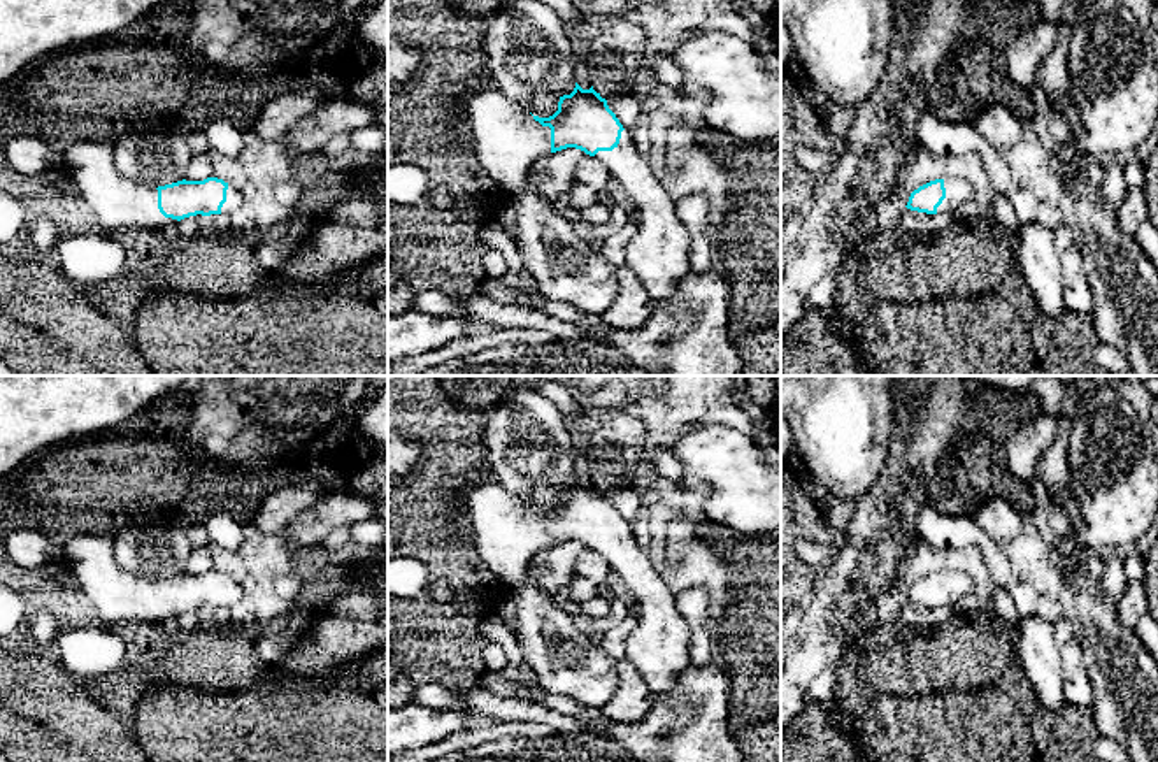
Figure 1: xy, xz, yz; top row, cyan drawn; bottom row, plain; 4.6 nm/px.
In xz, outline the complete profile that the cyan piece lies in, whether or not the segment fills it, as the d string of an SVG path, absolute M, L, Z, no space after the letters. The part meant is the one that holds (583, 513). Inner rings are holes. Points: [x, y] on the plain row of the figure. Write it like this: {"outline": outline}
{"outline": "M575 476L570 488L560 490L558 504L553 509L539 511L532 509L521 495L490 478L472 490L468 518L481 558L511 588L523 585L530 560L551 546L575 541L604 555L612 572L619 576L628 599L640 609L637 625L626 637L626 660L642 674L654 701L668 692L676 678L691 664L691 632L676 604L676 595L653 569L649 557L635 543L628 525L593 479L583 483Z"}

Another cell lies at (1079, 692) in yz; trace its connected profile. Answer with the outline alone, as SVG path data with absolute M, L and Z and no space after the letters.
M1058 620L1053 625L1056 632L1056 643L1062 653L1067 702L1074 708L1090 709L1095 699L1095 692L1084 665L1083 648L1079 646L1067 620Z

